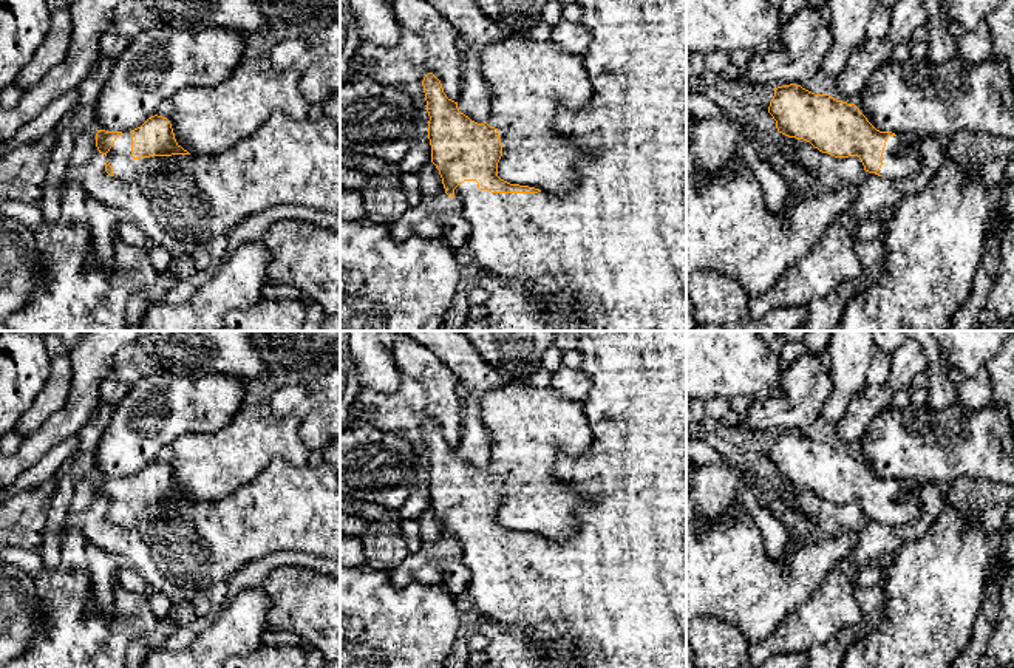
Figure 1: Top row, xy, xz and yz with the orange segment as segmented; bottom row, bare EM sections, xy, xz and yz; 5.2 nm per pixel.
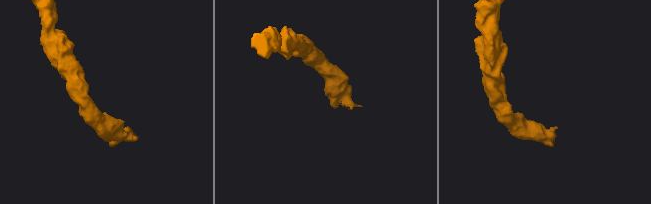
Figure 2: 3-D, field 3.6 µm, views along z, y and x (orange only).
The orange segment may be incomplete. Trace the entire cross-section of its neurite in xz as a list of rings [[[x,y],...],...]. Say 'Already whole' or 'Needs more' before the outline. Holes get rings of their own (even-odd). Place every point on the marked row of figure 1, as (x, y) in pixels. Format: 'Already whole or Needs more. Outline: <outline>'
Needs more. Outline: [[[577,0],[577,3],[583,9],[581,23],[592,34],[592,42],[581,56],[581,60],[590,77],[594,94],[589,104],[581,110],[572,111],[569,108],[561,107],[555,118],[556,133],[566,136],[575,147],[580,147],[586,152],[586,158],[575,165],[578,175],[578,184],[575,186],[575,189],[564,195],[550,195],[535,187],[510,184],[501,179],[498,176],[498,162],[502,156],[502,144],[499,139],[498,128],[490,127],[487,122],[478,124],[464,113],[461,113],[458,108],[458,102],[448,99],[447,94],[444,93],[441,80],[433,73],[428,73],[424,77],[422,85],[427,101],[427,111],[430,116],[428,139],[431,145],[431,162],[439,170],[445,193],[450,198],[456,199],[456,206],[459,207],[462,216],[471,226],[471,233],[468,237],[467,246],[471,249],[481,266],[487,271],[499,274],[507,283],[513,285],[532,302],[536,302],[546,311],[546,314],[552,317],[556,323],[566,323],[573,331],[583,331],[586,326],[590,326],[594,331],[686,331],[686,0]]]

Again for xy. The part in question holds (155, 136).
Needs more. Outline: [[[274,111],[252,135],[227,150],[190,155],[176,142],[170,121],[155,114],[131,131],[97,130],[96,147],[107,158],[105,172],[136,184],[148,199],[155,220],[168,235],[189,247],[229,235],[247,215],[280,204],[306,206],[340,215],[340,128],[328,116],[297,121],[283,111]]]

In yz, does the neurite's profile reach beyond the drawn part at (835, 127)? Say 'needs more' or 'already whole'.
needs more

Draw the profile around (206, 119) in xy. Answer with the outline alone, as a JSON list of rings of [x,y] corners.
[[[249,57],[215,87],[181,88],[159,104],[156,114],[170,121],[178,145],[190,155],[209,155],[252,135],[274,111],[306,119],[300,73]]]

